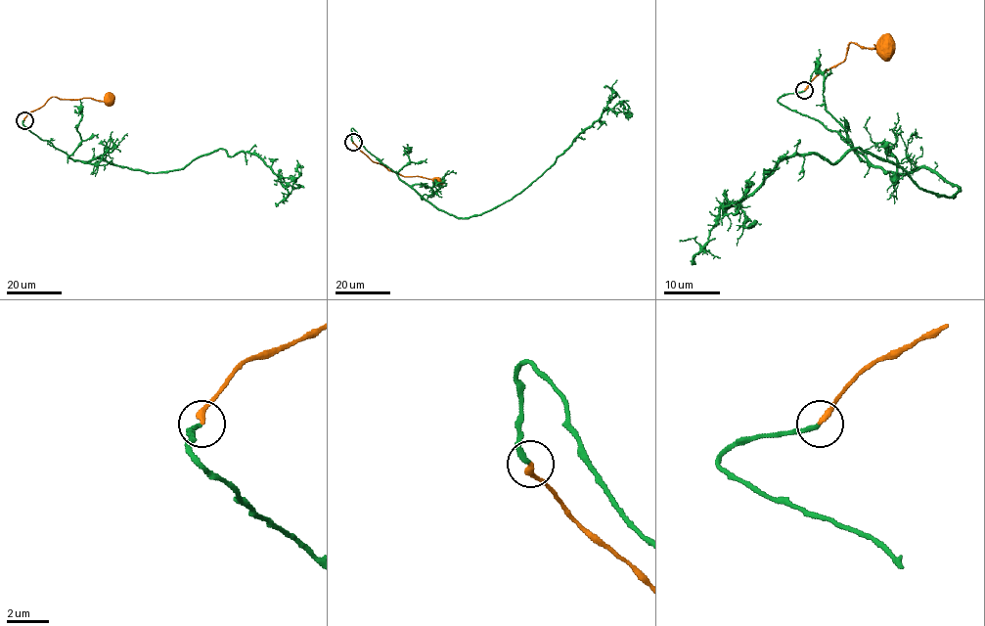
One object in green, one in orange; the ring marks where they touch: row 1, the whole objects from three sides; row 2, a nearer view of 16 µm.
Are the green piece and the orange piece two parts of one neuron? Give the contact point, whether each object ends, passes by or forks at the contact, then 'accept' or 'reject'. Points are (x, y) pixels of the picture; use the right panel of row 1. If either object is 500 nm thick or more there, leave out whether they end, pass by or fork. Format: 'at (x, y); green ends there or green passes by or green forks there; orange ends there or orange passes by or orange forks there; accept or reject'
at (804, 90); green ends there; orange ends there; accept

